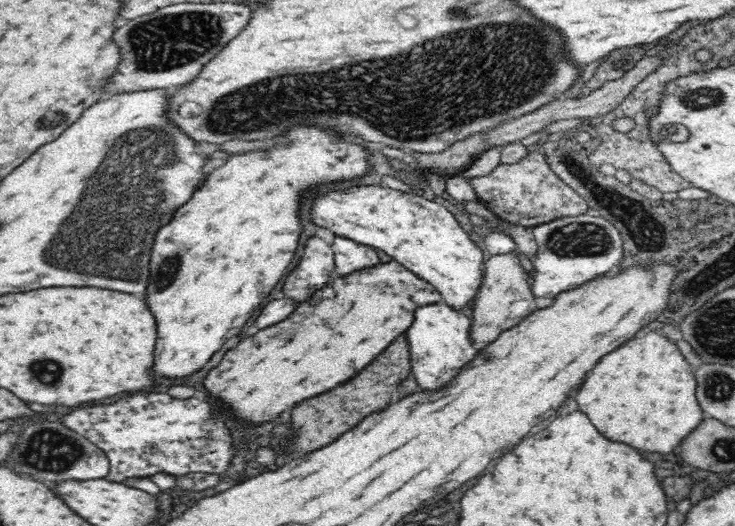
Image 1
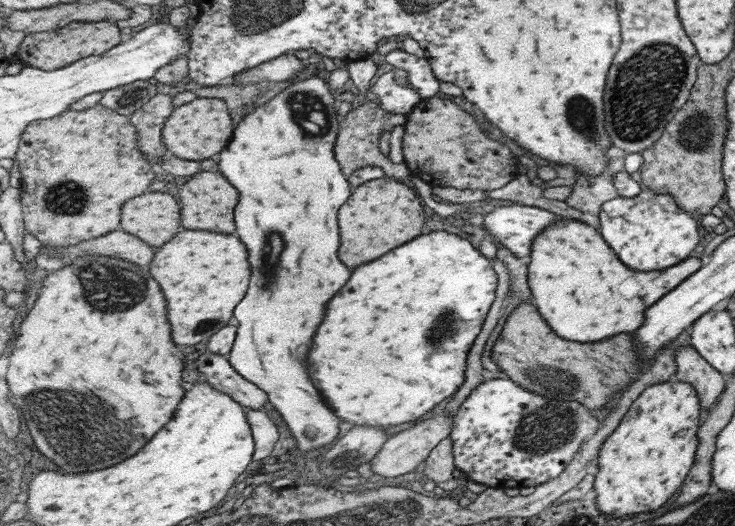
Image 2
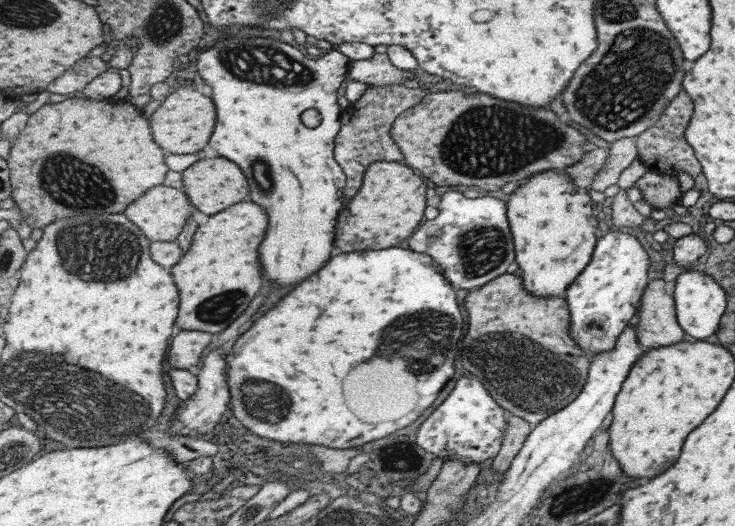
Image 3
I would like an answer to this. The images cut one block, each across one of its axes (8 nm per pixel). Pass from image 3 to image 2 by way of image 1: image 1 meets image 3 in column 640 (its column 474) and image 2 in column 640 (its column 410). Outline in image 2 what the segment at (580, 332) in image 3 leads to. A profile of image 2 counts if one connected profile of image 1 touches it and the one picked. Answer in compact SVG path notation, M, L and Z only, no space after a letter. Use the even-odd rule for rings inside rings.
M647 188L631 199L618 197L605 202L594 219L601 236L613 244L617 259L637 272L661 270L686 260L700 241L698 217L681 211L671 195Z

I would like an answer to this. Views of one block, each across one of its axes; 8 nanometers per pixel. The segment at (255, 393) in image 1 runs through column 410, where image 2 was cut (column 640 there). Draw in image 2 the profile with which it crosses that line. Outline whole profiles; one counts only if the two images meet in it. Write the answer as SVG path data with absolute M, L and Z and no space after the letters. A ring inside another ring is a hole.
M567 219L559 220L557 224L541 232L532 250L532 256L528 259L528 281L530 289L533 290L533 304L541 308L541 314L545 316L545 320L549 320L549 329L553 328L553 333L578 343L596 343L598 340L612 338L619 332L635 333L637 328L641 328L640 324L644 323L644 310L700 267L699 259L688 257L661 270L629 270L619 262L602 236L599 236L591 225Z

